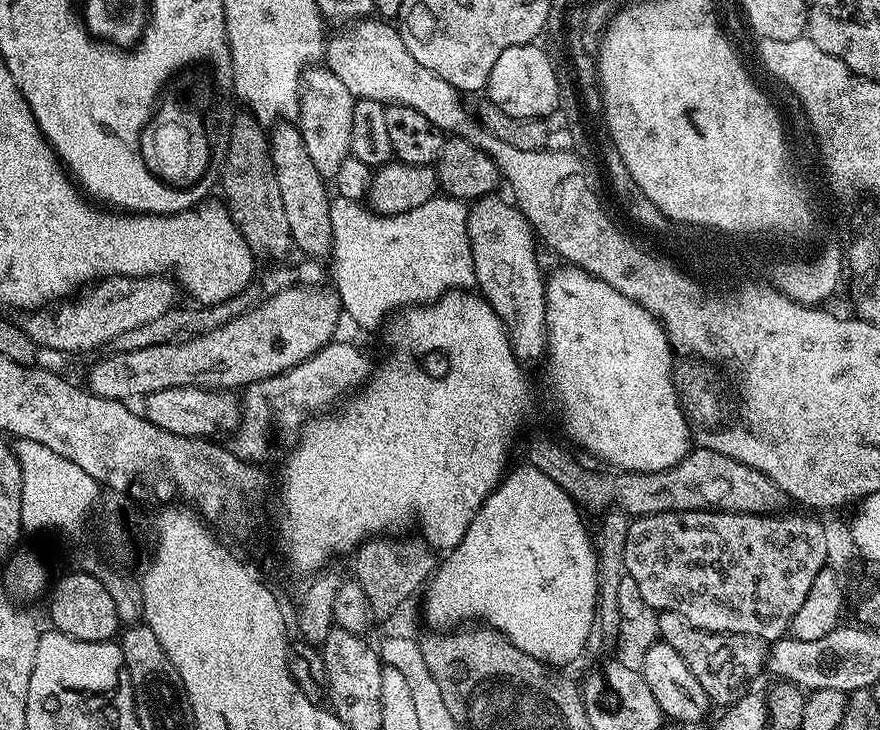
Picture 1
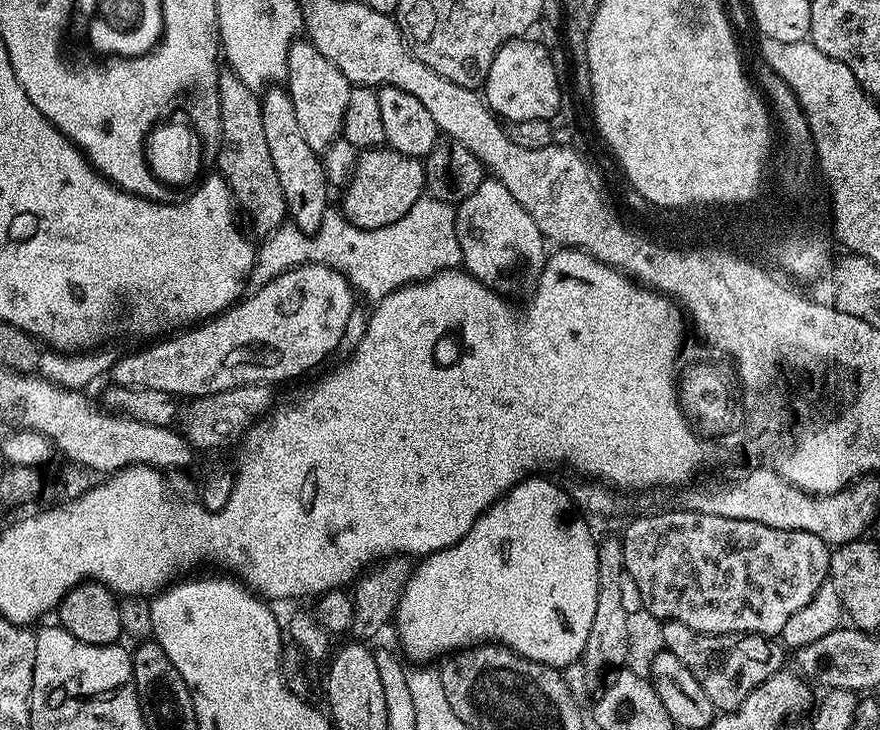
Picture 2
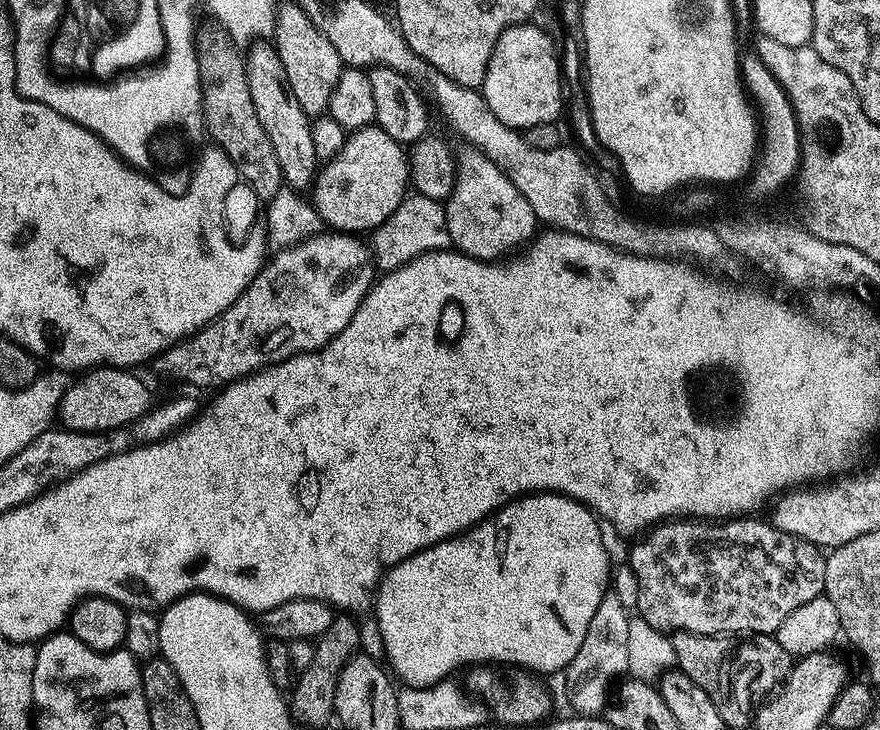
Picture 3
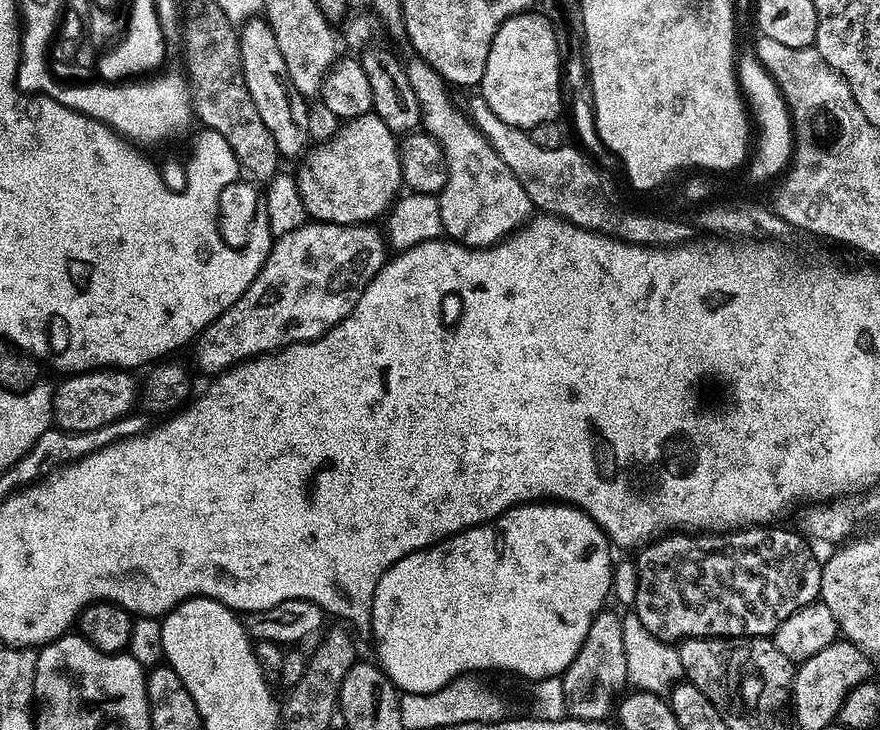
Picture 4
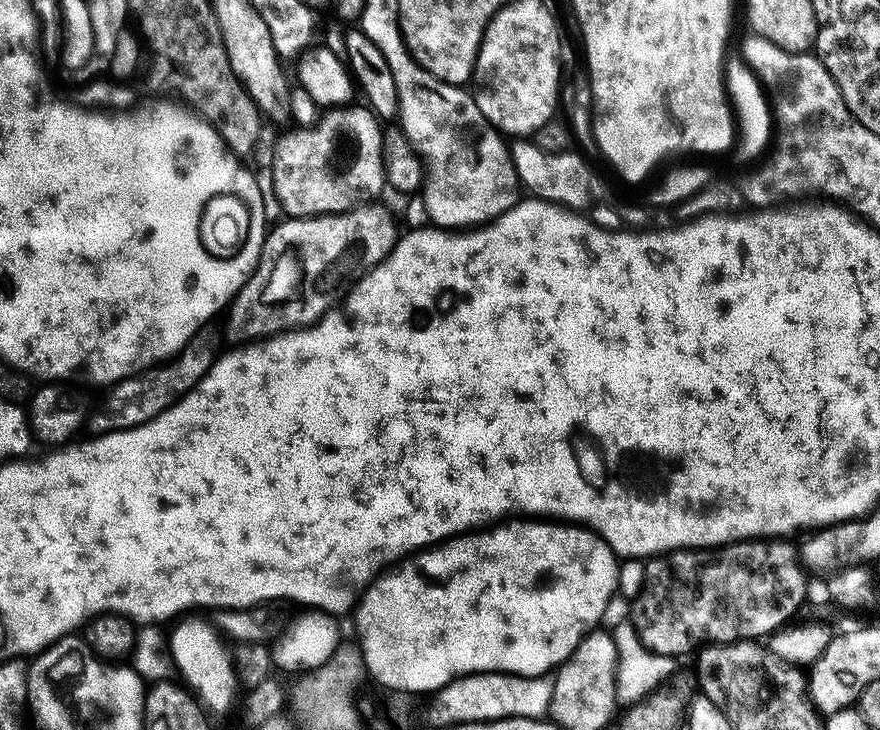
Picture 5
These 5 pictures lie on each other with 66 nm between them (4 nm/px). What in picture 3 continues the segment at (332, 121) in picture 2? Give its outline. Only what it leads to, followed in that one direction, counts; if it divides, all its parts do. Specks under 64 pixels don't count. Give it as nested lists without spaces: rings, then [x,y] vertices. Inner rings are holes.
[[[288,2],[285,8],[283,5],[277,17],[274,47],[277,58],[282,62],[282,70],[286,70],[290,90],[294,98],[298,98],[298,106],[302,106],[309,118],[324,116],[342,71],[338,50],[330,46],[328,39],[316,29],[316,24],[295,2]]]

